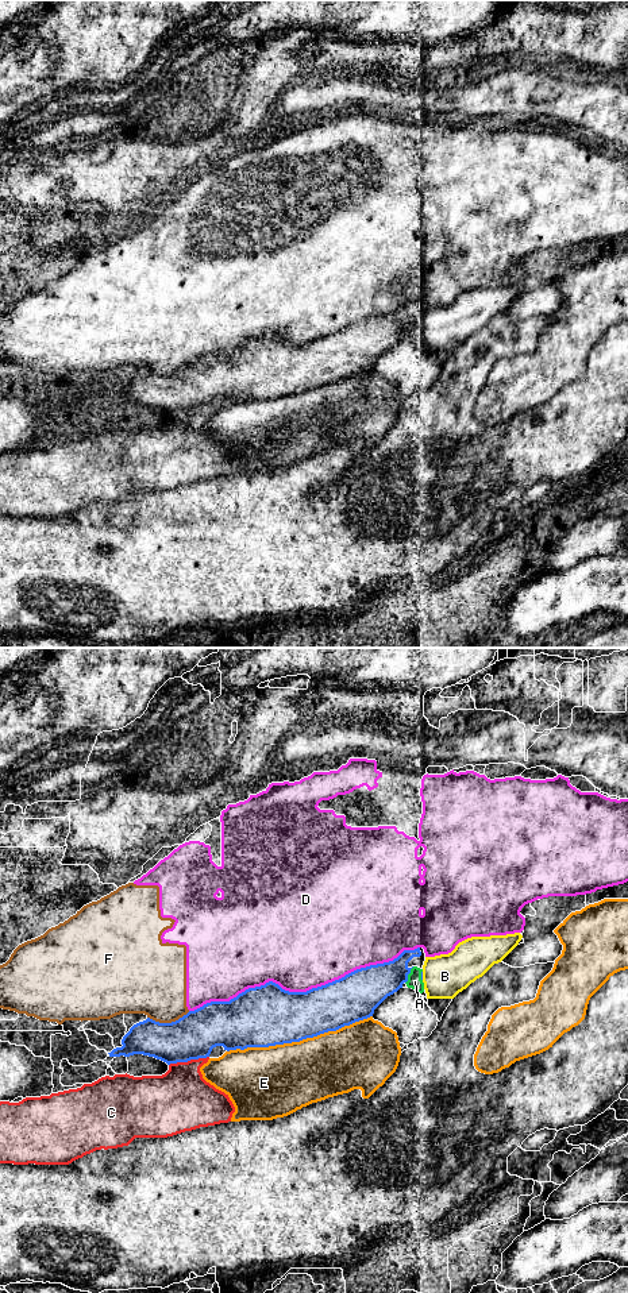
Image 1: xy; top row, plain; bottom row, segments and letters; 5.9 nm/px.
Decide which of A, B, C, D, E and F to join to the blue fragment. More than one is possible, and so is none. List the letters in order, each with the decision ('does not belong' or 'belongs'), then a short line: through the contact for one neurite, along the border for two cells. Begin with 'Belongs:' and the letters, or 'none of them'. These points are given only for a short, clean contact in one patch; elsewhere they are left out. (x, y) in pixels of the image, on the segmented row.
Belongs: none of them
A: does not belong
B: does not belong
C: does not belong
D: does not belong
E: does not belong
F: does not belong | xy (189, 1011), (170, 1022), (155, 1022), (147, 1018)

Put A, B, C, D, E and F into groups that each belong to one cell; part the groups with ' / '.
A B / C / D F / E

